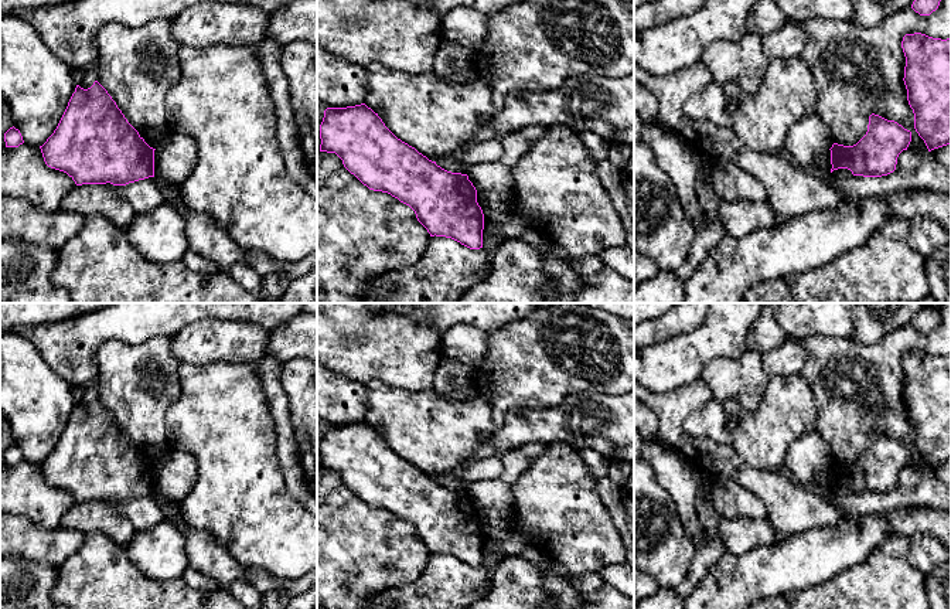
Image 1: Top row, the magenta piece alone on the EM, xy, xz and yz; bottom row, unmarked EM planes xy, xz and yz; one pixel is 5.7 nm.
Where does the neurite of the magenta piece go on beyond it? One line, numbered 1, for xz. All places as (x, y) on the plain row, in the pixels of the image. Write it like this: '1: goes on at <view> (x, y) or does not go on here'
1: does not go on here

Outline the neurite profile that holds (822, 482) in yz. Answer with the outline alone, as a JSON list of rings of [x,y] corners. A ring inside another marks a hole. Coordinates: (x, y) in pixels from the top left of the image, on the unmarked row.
[[[831,467],[821,469],[814,477],[814,487],[822,493],[831,493]]]

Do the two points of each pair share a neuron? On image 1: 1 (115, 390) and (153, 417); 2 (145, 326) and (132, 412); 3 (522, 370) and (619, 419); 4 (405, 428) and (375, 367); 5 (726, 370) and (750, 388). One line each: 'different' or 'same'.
1: same
2: different
3: different
4: different
5: same

